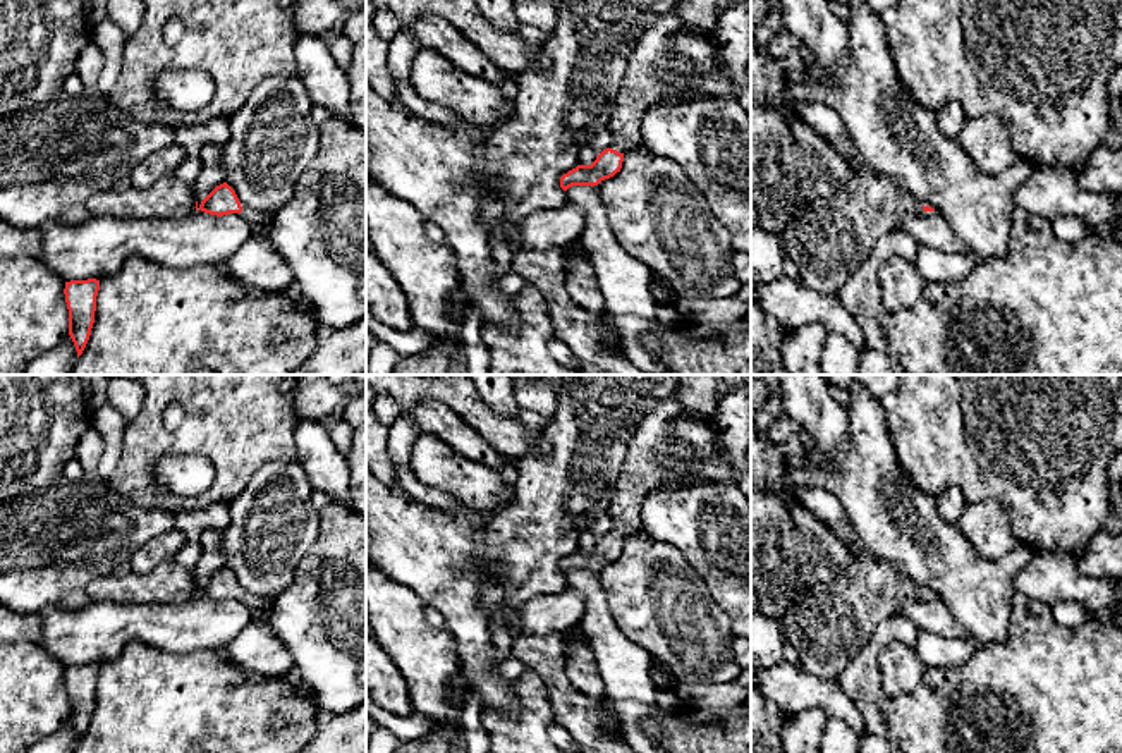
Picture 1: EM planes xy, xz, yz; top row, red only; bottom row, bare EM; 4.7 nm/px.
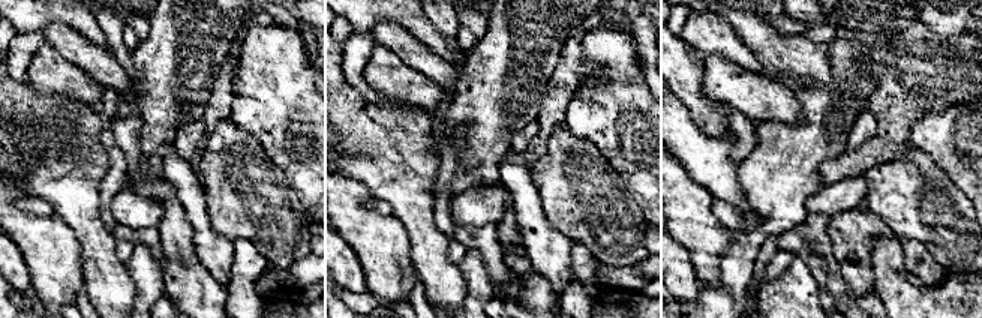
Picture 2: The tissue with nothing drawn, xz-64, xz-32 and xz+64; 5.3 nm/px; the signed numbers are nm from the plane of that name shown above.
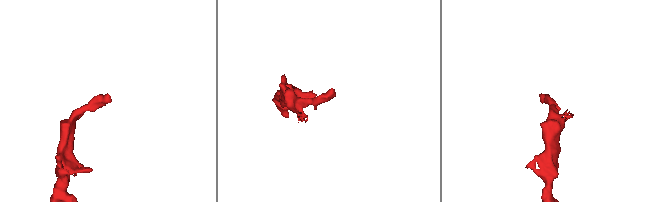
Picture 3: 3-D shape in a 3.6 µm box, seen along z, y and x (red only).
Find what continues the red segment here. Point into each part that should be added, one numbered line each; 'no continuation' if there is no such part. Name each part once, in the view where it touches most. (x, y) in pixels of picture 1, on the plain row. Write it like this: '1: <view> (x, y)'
1: xz (653, 461)

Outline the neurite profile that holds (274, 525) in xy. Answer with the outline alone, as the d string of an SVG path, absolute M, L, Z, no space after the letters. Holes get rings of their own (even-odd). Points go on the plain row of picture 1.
M296 459L270 461L229 502L230 523L222 531L222 550L242 595L270 602L290 586L320 533L311 492Z

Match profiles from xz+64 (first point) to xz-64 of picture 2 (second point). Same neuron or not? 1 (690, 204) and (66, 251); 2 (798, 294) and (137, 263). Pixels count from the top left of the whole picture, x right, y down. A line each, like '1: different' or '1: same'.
1: same
2: same

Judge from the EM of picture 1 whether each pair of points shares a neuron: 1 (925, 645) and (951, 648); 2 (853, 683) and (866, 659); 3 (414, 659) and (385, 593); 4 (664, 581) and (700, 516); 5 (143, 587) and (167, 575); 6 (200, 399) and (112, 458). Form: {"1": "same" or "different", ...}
{"1": "same", "2": "same", "3": "same", "4": "different", "5": "same", "6": "different"}

